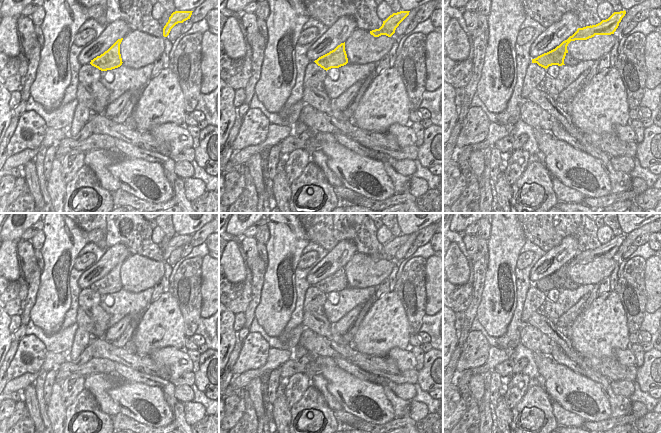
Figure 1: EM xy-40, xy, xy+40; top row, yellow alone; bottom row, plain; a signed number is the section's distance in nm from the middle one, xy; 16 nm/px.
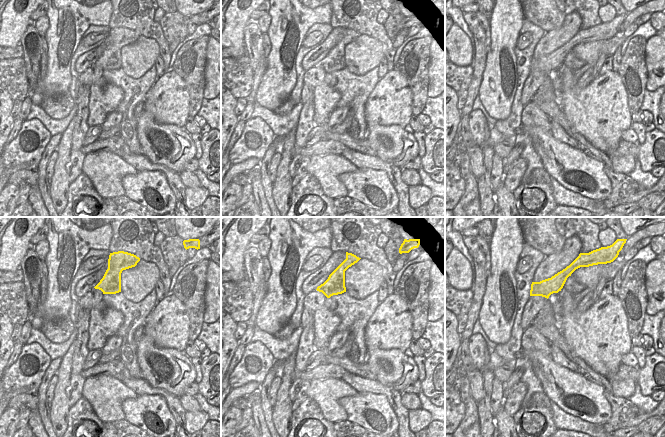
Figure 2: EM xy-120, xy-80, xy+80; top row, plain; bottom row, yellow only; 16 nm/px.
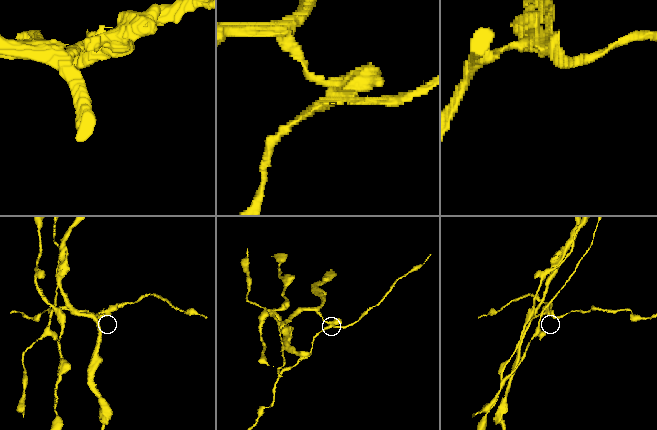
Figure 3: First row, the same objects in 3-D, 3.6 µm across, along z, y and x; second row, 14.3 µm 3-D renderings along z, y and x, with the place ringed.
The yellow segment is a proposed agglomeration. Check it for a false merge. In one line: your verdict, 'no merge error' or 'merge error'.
merge error

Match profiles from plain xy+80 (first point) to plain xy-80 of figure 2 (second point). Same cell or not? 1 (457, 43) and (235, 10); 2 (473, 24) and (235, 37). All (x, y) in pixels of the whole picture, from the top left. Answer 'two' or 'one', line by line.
1: one
2: two

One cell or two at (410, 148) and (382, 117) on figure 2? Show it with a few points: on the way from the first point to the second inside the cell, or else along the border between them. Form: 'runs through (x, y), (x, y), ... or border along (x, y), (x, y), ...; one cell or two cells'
border along (367, 126), (400, 125), (404, 129); two cells

